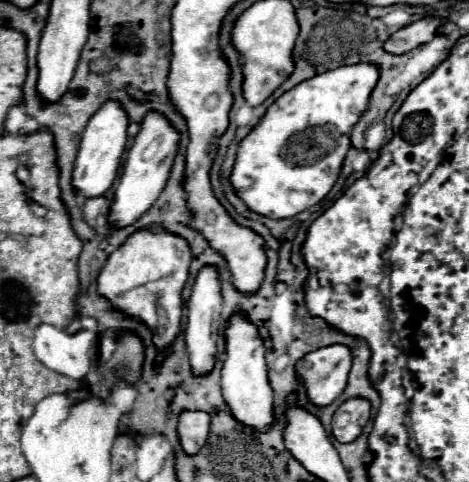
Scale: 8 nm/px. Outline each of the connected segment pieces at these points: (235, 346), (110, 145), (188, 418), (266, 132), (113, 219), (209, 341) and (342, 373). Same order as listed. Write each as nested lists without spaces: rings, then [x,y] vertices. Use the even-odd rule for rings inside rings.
[[[234,315],[226,329],[226,355],[222,365],[222,395],[230,407],[232,417],[250,427],[256,433],[266,433],[276,423],[274,417],[274,391],[268,385],[264,345],[258,337],[258,329],[244,319],[244,315]]]
[[[116,101],[104,103],[104,107],[100,107],[100,111],[96,111],[96,115],[92,115],[92,119],[88,121],[88,125],[82,133],[78,157],[76,157],[74,169],[72,169],[72,187],[74,187],[76,195],[100,197],[112,187],[112,183],[118,175],[118,169],[120,169],[124,147],[126,147],[126,129],[128,129],[128,115]]]
[[[184,411],[178,421],[178,437],[186,455],[196,455],[208,437],[210,419],[204,411]]]
[[[358,63],[352,67],[338,67],[336,71],[326,71],[324,75],[306,79],[298,83],[294,89],[286,91],[282,97],[278,97],[268,107],[260,123],[240,141],[236,163],[230,173],[230,185],[234,187],[236,195],[246,203],[246,207],[270,219],[288,219],[320,203],[340,175],[342,161],[350,149],[348,135],[352,127],[358,123],[360,115],[364,113],[376,81],[376,67],[368,63]],[[276,151],[284,151],[284,155],[280,157]]]
[[[150,111],[144,117],[142,129],[140,129],[132,149],[128,151],[126,165],[124,165],[124,171],[120,177],[120,185],[114,191],[114,199],[110,203],[108,225],[112,229],[124,229],[124,227],[136,223],[152,207],[152,203],[158,199],[160,191],[166,185],[166,179],[170,175],[170,167],[172,167],[176,153],[178,153],[178,131],[160,113]]]
[[[204,267],[204,269],[200,269],[198,279],[192,287],[192,295],[188,299],[188,323],[186,323],[186,331],[184,331],[190,369],[196,377],[204,377],[214,369],[220,313],[222,313],[222,295],[220,295],[218,273],[216,273],[214,267]]]
[[[328,345],[316,349],[296,363],[296,375],[306,389],[306,397],[314,407],[334,403],[346,387],[352,355],[344,345]]]

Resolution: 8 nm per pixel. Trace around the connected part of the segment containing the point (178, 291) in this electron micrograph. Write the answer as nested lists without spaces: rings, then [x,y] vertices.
[[[136,231],[108,257],[98,277],[98,295],[108,299],[114,309],[144,323],[152,331],[156,365],[162,365],[162,361],[168,357],[168,349],[180,333],[182,289],[188,279],[190,261],[192,253],[182,237],[166,231]]]

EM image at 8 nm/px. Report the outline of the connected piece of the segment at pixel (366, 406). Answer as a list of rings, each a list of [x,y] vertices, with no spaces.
[[[366,399],[344,401],[332,419],[332,435],[340,443],[354,441],[370,419],[370,403]]]

